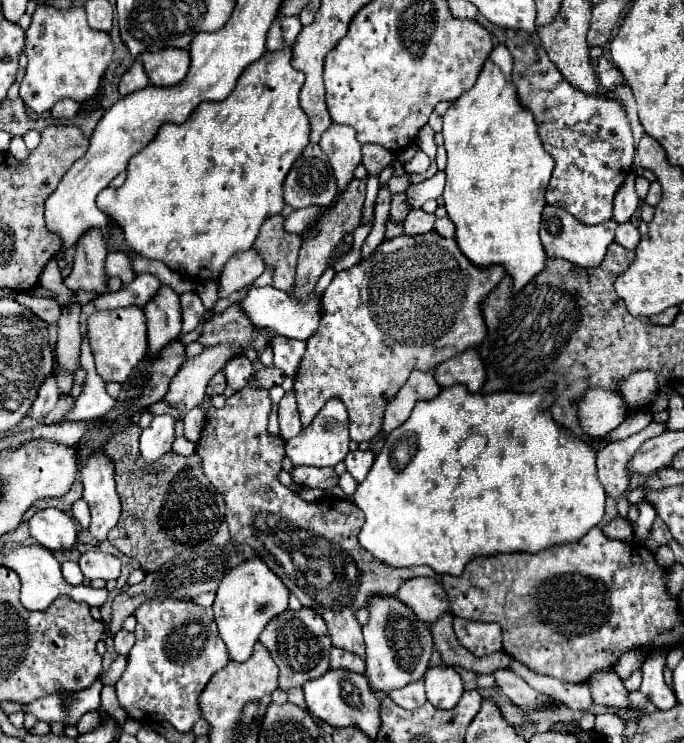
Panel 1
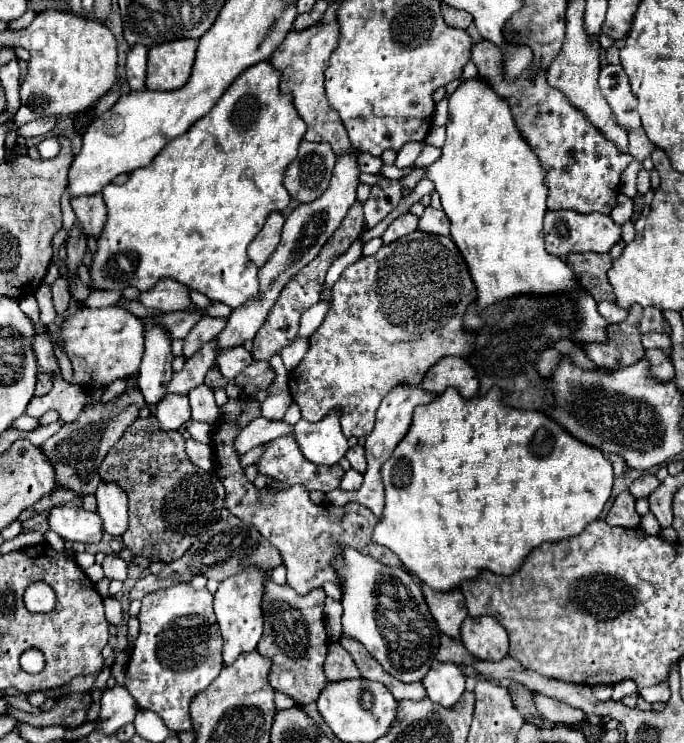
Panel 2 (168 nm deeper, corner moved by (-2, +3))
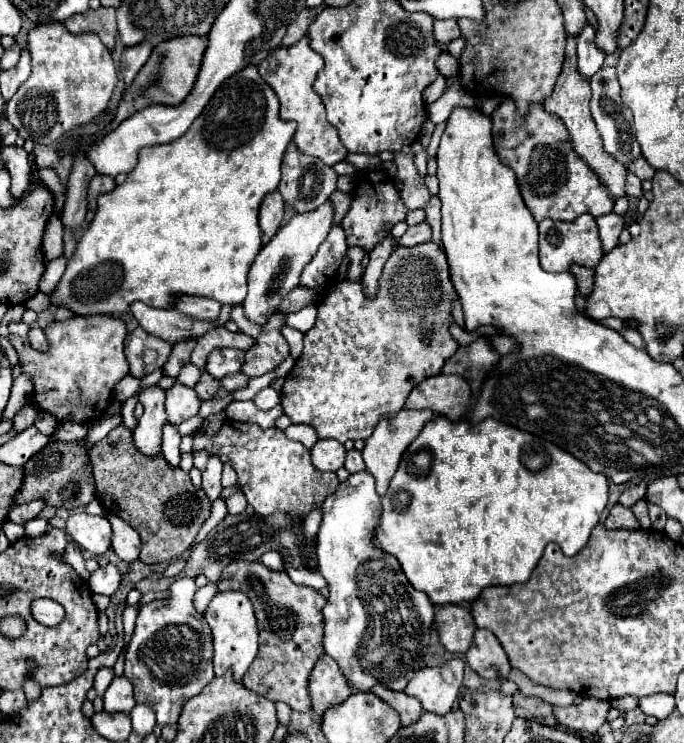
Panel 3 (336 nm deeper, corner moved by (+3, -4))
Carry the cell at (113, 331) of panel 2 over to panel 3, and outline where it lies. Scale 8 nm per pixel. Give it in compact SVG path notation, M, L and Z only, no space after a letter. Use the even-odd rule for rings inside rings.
M76 315L66 321L54 321L46 329L50 343L48 353L36 353L20 337L10 335L12 347L18 351L22 371L34 379L32 401L58 421L90 423L100 417L112 401L114 385L130 373L130 363L124 355L126 323L112 315Z

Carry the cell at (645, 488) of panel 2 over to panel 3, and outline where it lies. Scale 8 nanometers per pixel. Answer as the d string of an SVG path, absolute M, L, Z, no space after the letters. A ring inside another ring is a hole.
M646 483L628 485L628 487L624 489L624 493L620 495L620 503L622 503L624 507L632 507L636 501L644 499L644 495L646 495Z

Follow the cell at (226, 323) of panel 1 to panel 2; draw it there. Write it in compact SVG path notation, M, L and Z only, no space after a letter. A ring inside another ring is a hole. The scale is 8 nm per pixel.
M203 316L199 320L197 326L191 328L191 332L185 336L183 340L183 356L191 358L205 342L213 340L223 328L225 328L227 320L225 318L211 318L211 316Z

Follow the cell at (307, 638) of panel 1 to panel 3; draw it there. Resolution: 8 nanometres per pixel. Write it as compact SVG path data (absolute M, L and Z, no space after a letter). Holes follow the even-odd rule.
M262 561L256 563L230 563L224 573L222 579L218 583L218 591L242 591L248 595L248 599L254 605L254 613L258 619L258 629L260 629L260 649L256 659L252 661L250 669L244 675L244 685L264 697L268 697L270 701L278 703L288 703L294 711L302 711L308 713L312 711L312 701L310 701L310 693L308 693L308 679L310 673L316 665L316 661L324 655L324 617L322 617L322 607L326 605L326 599L320 595L320 591L312 589L312 587L304 587L304 585L296 585L292 583L292 579L288 577L286 571L270 571Z

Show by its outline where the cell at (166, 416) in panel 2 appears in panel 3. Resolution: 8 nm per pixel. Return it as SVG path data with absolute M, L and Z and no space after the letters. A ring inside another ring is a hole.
M176 381L176 385L166 391L166 419L168 419L168 423L172 423L172 425L184 423L186 419L190 419L198 413L198 407L200 407L200 399L194 389L188 389Z

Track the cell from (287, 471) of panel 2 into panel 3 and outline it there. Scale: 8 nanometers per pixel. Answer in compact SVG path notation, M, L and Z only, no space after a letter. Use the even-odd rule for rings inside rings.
M226 419L220 433L214 439L194 435L194 451L206 449L208 453L222 455L222 461L230 461L238 473L238 483L258 515L270 515L276 511L296 511L302 517L330 497L340 481L336 473L322 473L312 467L308 449L302 443L290 441L280 429L260 429L258 425Z

